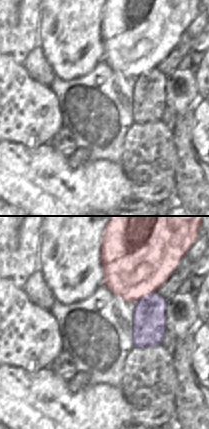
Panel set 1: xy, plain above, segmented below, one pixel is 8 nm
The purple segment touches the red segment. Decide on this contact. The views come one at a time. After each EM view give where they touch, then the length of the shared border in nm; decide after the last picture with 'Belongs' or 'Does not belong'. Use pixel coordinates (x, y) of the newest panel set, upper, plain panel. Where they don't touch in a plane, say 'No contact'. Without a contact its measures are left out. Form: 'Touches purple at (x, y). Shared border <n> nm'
Touches purple at (147, 71). Shared border 170 nm.

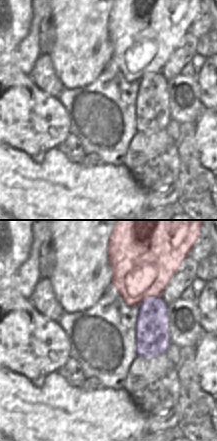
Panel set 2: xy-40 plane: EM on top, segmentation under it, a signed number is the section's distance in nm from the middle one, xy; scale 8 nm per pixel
Touches purple at (149, 73). Shared border 180 nm.

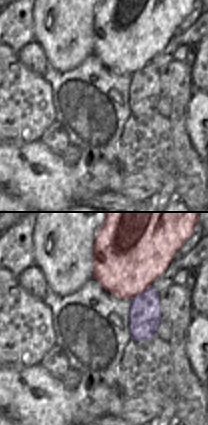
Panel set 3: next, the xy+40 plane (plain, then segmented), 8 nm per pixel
Touches purple at (142, 68). Shared border 190 nm.

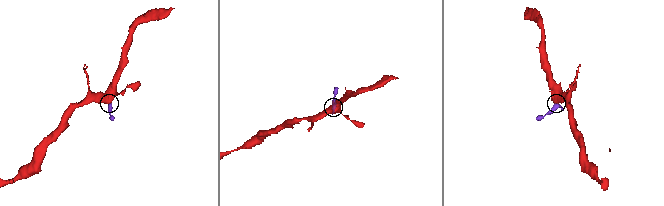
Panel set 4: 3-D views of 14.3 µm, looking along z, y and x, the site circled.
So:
Does not belong.

